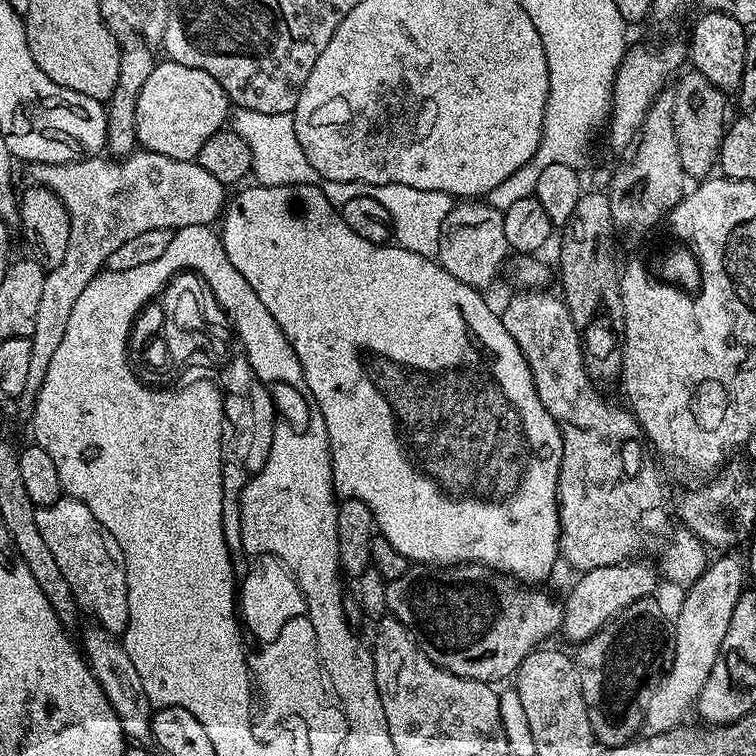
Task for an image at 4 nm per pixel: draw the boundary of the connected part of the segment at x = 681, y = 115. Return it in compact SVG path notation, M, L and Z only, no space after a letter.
M688 70L680 78L680 85L674 88L674 138L678 138L678 158L682 158L685 177L693 176L693 181L699 182L713 175L720 159L720 144L729 119L729 97L701 72Z

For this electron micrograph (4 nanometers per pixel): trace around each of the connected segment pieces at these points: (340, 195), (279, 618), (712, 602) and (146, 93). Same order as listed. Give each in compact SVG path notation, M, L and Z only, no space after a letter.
M236 108L230 116L230 127L250 146L253 173L268 172L268 180L272 182L299 182L318 185L322 194L338 210L343 208L350 198L369 196L374 202L386 206L386 214L390 214L395 231L398 233L399 247L410 250L419 256L435 257L438 250L438 234L442 230L442 222L446 222L446 214L450 214L454 200L438 190L414 190L414 186L401 184L351 184L350 182L334 182L321 180L318 170L306 162L306 154L302 154L302 146L298 143L298 134L294 130L294 115L258 114L258 110Z
M253 562L246 570L242 570L240 574L248 578L246 586L244 586L244 606L240 606L240 612L242 612L242 624L250 624L252 628L242 628L240 624L237 624L236 633L240 638L240 647L248 646L252 644L256 638L264 638L264 646L260 650L268 650L270 646L274 646L280 638L280 634L284 632L284 628L294 622L294 620L310 620L310 606L308 604L308 598L306 598L306 592L304 592L303 584L298 583L298 573L296 569L291 566L279 562L268 562L272 564L259 564L259 562Z
M722 554L718 560L713 559L707 570L687 587L686 598L672 622L672 662L666 678L660 679L650 688L645 687L638 696L646 710L646 724L651 733L668 732L683 723L683 716L695 705L701 688L717 661L718 650L729 630L730 619L737 602L744 593L742 582L746 577L743 561L734 554Z
M164 58L152 69L150 78L143 83L137 98L136 143L143 151L162 154L175 160L195 160L198 150L202 150L206 138L225 127L230 116L228 95L218 86L206 70L198 70L190 66L182 66L178 62Z

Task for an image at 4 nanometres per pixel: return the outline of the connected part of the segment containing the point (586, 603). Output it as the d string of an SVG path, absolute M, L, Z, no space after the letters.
M640 562L611 564L610 566L602 566L601 568L591 568L589 572L583 573L579 577L580 581L569 590L568 601L566 599L563 601L564 622L562 625L562 636L565 636L568 640L576 640L575 642L589 640L595 632L599 632L604 625L610 623L623 608L629 608L631 604L639 600L649 599L655 593L652 591L656 588L656 576L658 580L657 569L653 565L652 569L648 564L636 563Z

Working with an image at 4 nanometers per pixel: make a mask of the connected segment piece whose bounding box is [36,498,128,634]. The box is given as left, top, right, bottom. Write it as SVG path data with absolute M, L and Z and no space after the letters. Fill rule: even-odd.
M61 498L45 508L37 508L36 522L38 531L42 534L46 546L54 554L54 562L58 562L58 570L62 570L62 578L70 586L72 596L76 600L76 607L81 613L89 612L95 623L113 634L123 633L128 625L128 587L126 586L126 570L124 569L124 552L118 546L114 534L90 514L90 506L86 506L81 500Z

